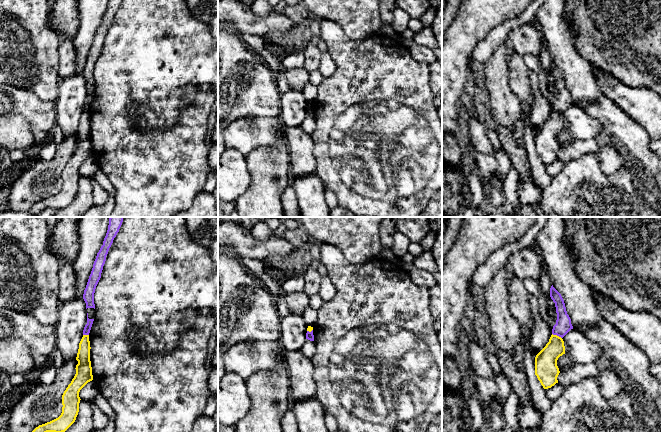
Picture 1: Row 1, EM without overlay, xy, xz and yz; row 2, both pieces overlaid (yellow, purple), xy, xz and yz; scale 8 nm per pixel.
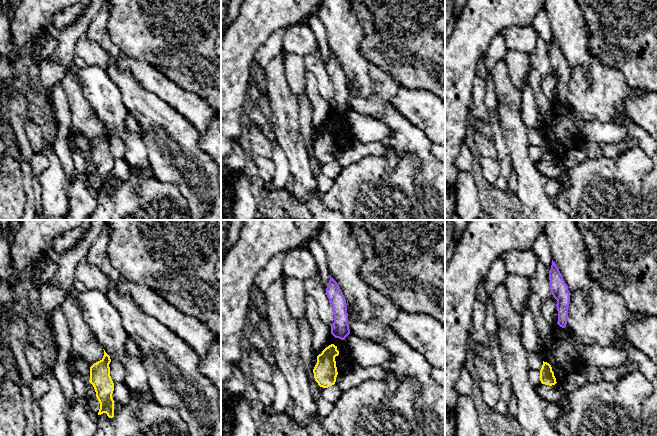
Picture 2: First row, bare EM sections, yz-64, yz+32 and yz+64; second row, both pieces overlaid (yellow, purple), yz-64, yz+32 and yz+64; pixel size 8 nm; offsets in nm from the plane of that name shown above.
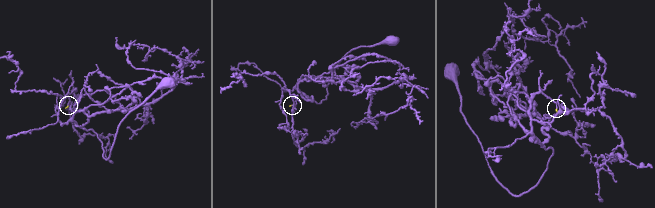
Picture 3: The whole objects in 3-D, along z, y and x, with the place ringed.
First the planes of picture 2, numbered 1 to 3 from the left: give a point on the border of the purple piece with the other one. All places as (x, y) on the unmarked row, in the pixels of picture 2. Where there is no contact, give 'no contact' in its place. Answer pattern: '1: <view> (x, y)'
1: no contact
2: no contact
3: no contact

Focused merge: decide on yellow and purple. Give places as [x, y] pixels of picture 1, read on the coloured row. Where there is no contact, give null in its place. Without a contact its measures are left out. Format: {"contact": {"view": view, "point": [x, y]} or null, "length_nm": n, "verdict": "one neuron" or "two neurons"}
{"contact": {"view": "yz", "point": [556, 335]}, "length_nm": 90, "verdict": "two neurons"}

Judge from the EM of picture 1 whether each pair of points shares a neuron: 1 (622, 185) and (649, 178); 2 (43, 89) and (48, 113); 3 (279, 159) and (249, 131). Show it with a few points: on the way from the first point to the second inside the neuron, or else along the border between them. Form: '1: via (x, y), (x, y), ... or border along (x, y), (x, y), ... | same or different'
1: border along (626, 159), (631, 166), (631, 180), (638, 205) | different
2: border along (24, 89), (34, 92), (41, 99), (55, 102) | different
3: border along (284, 140), (274, 145), (255, 147), (245, 156) | different

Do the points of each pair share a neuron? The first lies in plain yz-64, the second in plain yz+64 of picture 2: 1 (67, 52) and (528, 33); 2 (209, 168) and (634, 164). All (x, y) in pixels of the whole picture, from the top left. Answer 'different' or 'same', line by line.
1: different
2: different

